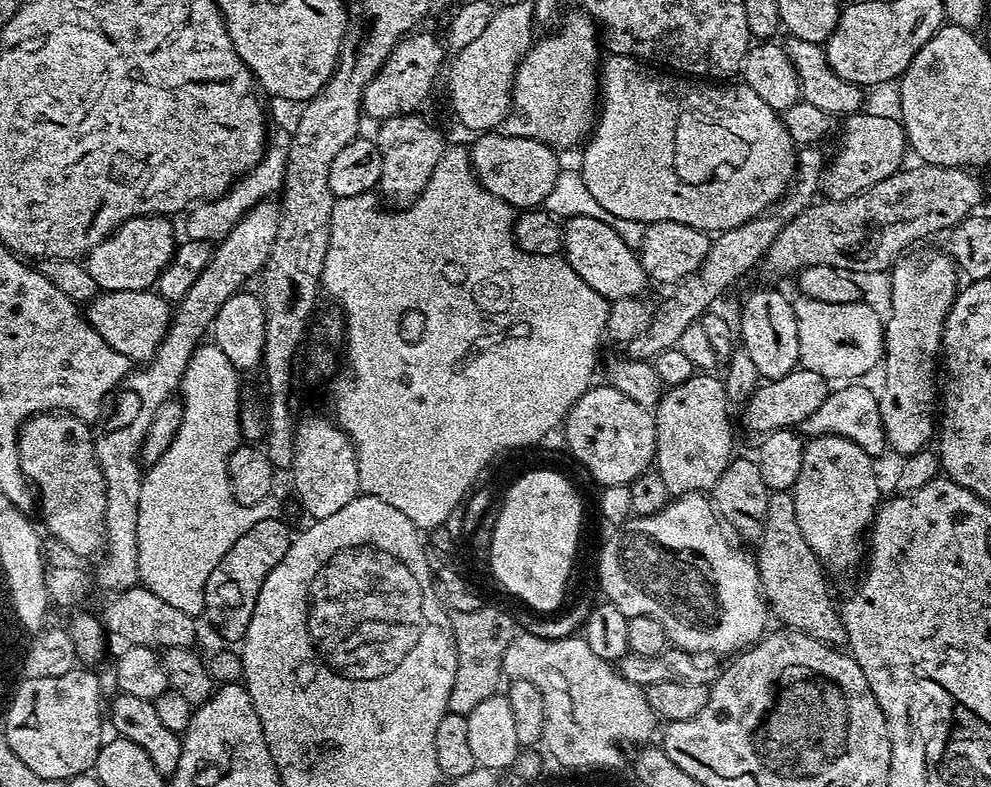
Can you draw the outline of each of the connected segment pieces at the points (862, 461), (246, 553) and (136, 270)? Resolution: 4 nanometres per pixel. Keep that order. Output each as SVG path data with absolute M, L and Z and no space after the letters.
M814 436L805 443L802 454L802 470L798 470L796 485L790 489L798 527L829 573L848 572L856 563L861 563L866 552L866 533L876 518L876 510L882 503L882 493L874 478L872 465L874 457L846 437Z
M269 518L251 524L248 529L240 533L238 542L222 554L222 562L210 570L210 578L204 580L204 611L210 623L216 627L216 632L221 636L221 641L243 641L246 630L250 626L250 618L254 614L254 606L258 602L258 594L262 590L262 582L282 562L286 550L292 545L293 533L288 533L288 528L280 520Z
M132 216L122 222L98 246L88 251L86 267L97 289L106 292L138 290L147 292L176 252L178 237L172 229L173 221L166 216Z

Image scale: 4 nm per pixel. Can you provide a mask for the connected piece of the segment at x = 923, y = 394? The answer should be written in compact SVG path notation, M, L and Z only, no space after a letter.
M928 256L917 264L911 264L907 258L901 259L891 269L893 306L884 325L884 385L878 388L881 425L884 427L884 439L893 453L902 456L914 455L929 447L928 439L933 439L938 420L934 413L938 408L938 357L940 351L940 331L944 329L944 319L956 300L957 265L951 256Z

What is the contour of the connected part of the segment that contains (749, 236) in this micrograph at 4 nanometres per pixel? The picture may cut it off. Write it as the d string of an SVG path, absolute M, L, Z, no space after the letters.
M804 146L799 149L795 177L788 191L777 199L767 214L756 216L742 226L719 233L709 243L706 258L700 263L698 270L685 280L679 281L669 291L673 292L661 302L660 313L658 311L655 313L652 323L645 332L626 341L627 359L651 362L658 354L662 354L662 350L677 347L682 330L697 323L700 317L715 305L712 303L715 302L716 295L723 288L730 287L739 276L744 275L759 259L761 261L767 255L768 247L774 242L774 238L778 238L785 224L798 214L802 214L802 210L809 208L817 199L821 191L820 177L823 176L826 167L826 159L824 160L820 150L816 146Z

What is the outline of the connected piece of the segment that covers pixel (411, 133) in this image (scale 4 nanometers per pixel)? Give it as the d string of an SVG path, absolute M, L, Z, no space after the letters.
M405 114L390 118L383 121L377 127L380 129L374 133L376 145L382 154L382 174L378 192L381 197L384 195L386 199L393 200L396 203L393 205L396 206L407 206L422 194L446 147L443 134L426 117L416 115Z

